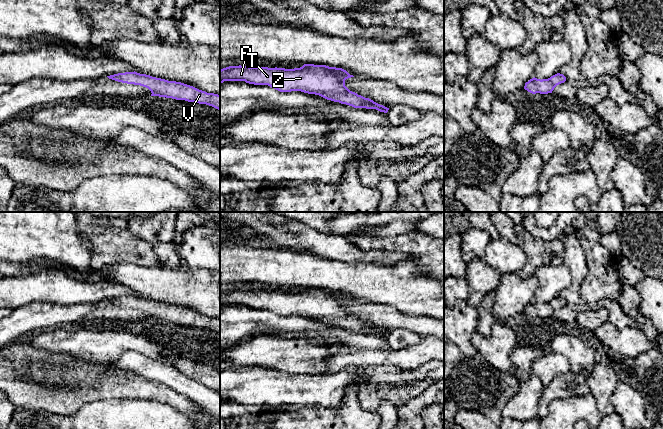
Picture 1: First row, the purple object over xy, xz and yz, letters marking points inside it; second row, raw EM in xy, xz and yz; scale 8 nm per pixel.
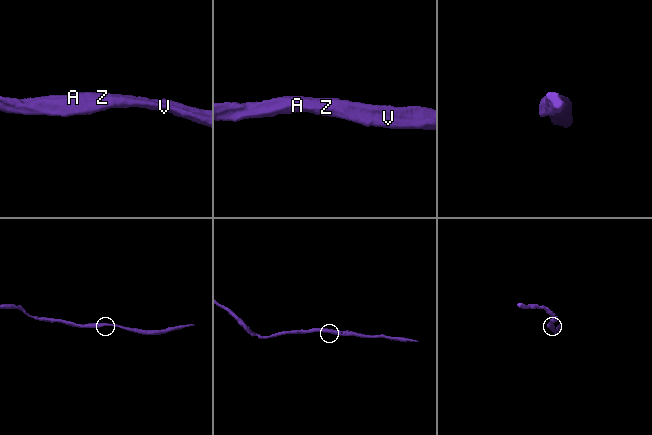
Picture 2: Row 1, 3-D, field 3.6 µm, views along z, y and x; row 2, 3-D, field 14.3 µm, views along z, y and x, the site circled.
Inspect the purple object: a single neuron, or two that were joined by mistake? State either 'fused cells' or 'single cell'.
single cell

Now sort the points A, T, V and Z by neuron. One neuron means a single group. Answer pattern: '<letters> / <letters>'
A T V Z

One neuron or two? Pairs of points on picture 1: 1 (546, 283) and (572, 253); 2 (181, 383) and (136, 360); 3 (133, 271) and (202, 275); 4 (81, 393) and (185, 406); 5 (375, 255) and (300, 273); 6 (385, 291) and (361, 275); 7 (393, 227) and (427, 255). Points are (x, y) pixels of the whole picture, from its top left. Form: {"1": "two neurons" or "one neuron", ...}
{"1": "two neurons", "2": "one neuron", "3": "one neuron", "4": "one neuron", "5": "two neurons", "6": "one neuron", "7": "two neurons"}

